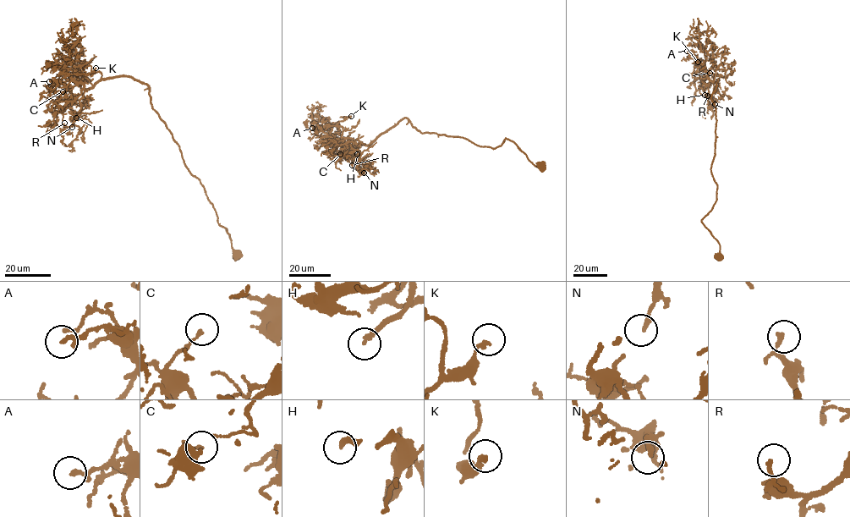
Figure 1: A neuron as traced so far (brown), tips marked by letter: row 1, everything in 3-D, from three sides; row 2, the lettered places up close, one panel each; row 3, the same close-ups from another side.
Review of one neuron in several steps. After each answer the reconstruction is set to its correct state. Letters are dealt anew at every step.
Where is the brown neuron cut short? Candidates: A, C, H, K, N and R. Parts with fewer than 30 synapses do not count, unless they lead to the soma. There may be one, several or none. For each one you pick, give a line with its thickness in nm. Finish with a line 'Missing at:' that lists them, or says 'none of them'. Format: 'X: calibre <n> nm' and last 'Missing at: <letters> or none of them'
H: calibre 190 nm
Missing at: H

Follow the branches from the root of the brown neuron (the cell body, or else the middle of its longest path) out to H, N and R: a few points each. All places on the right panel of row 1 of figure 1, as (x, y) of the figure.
H: (719, 256), (720, 244), (701, 221), (716, 199), (710, 98), (716, 80), (710, 80), (704, 95)
N: (719, 256), (701, 221), (717, 186), (710, 98), (717, 82), (710, 80), (715, 104)
R: (719, 256), (720, 244), (701, 221), (716, 199), (710, 98), (716, 80), (710, 81), (707, 96)

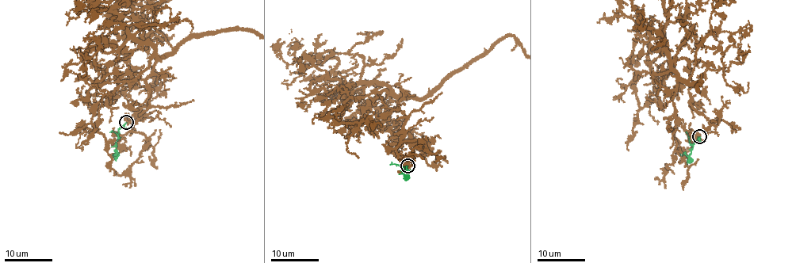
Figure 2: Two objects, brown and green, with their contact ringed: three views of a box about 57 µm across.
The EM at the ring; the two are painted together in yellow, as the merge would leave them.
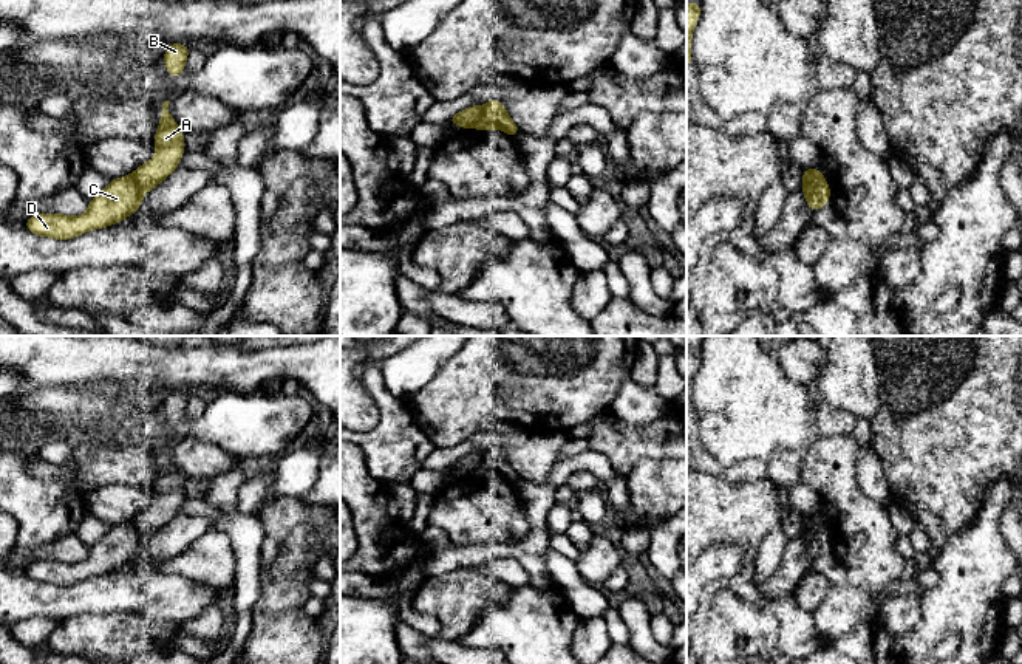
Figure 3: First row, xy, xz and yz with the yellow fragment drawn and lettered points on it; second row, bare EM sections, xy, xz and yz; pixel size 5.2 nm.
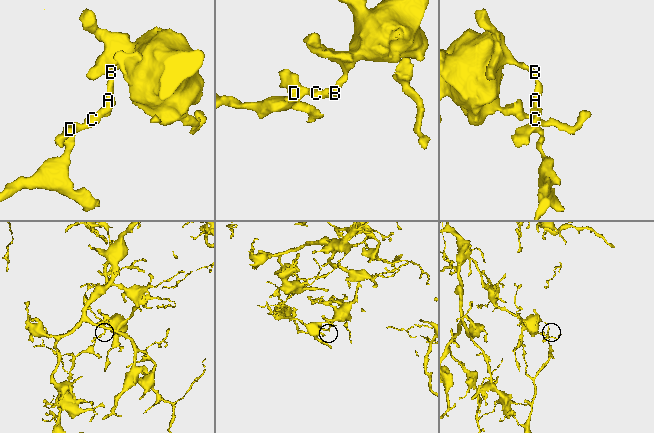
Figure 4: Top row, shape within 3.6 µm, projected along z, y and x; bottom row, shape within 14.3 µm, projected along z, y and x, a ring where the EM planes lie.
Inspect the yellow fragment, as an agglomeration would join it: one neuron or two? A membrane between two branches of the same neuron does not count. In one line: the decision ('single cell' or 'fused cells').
fused cells

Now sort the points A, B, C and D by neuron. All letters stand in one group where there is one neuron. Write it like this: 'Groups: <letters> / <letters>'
Groups: A B / C D

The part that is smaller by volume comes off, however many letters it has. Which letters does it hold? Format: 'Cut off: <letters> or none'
Cut off: C, D

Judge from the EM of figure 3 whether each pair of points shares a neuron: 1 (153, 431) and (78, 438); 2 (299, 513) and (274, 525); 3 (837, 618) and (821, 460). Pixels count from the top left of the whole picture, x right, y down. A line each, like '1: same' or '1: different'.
1: different
2: same
3: same

